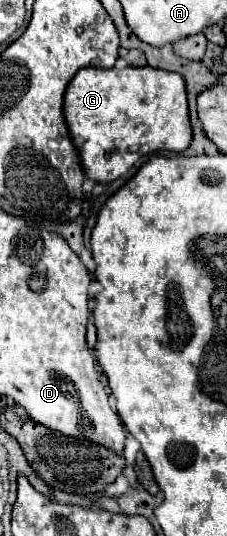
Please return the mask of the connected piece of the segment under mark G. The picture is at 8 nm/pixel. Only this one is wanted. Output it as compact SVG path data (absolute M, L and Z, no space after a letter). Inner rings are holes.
M150 66L80 69L80 72L70 80L68 90L64 94L64 120L66 120L70 138L80 154L80 164L84 166L86 178L98 184L114 182L116 178L126 174L138 158L150 152L160 152L160 150L184 152L192 138L184 78L176 72L156 70Z

